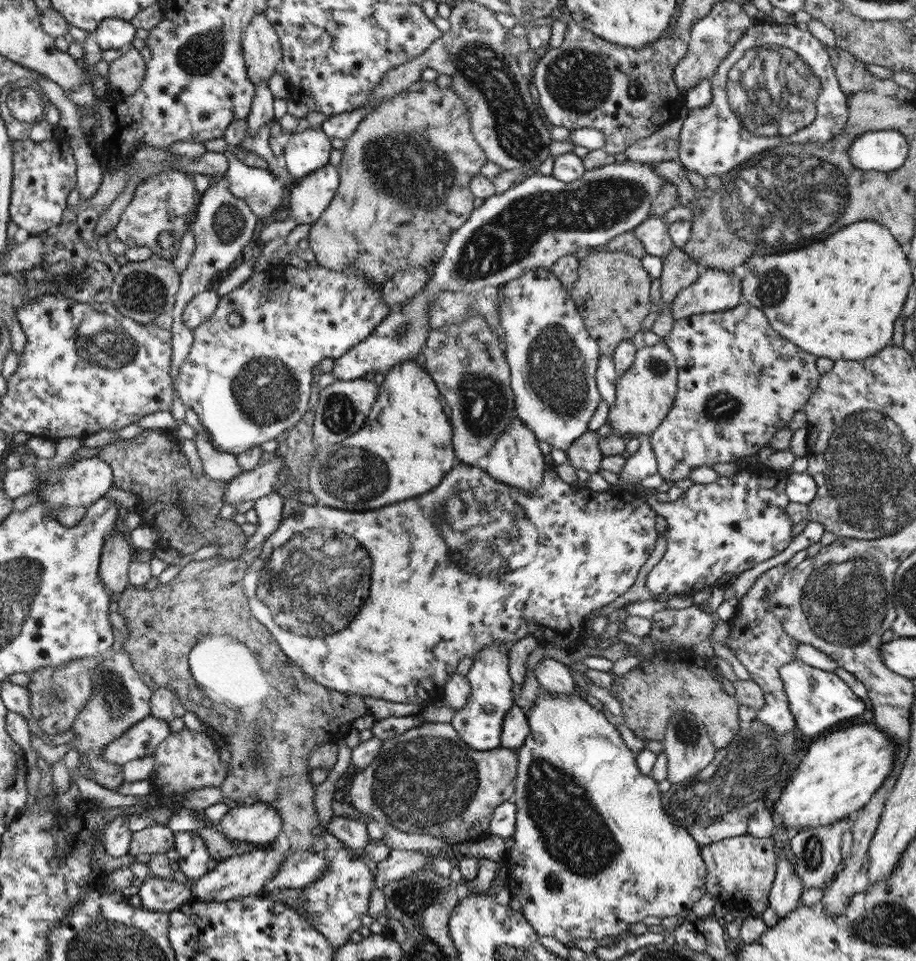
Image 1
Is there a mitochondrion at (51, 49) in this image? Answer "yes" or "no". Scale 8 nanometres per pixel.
no

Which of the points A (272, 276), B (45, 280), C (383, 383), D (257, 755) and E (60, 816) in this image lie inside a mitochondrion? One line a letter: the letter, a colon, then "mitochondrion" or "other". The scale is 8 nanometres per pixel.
A: other
B: mitochondrion
C: other
D: mitochondrion
E: other

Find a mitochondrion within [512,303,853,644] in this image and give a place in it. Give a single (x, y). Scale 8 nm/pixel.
(555, 371)

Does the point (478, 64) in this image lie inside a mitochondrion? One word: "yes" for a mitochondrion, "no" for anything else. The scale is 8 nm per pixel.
yes

